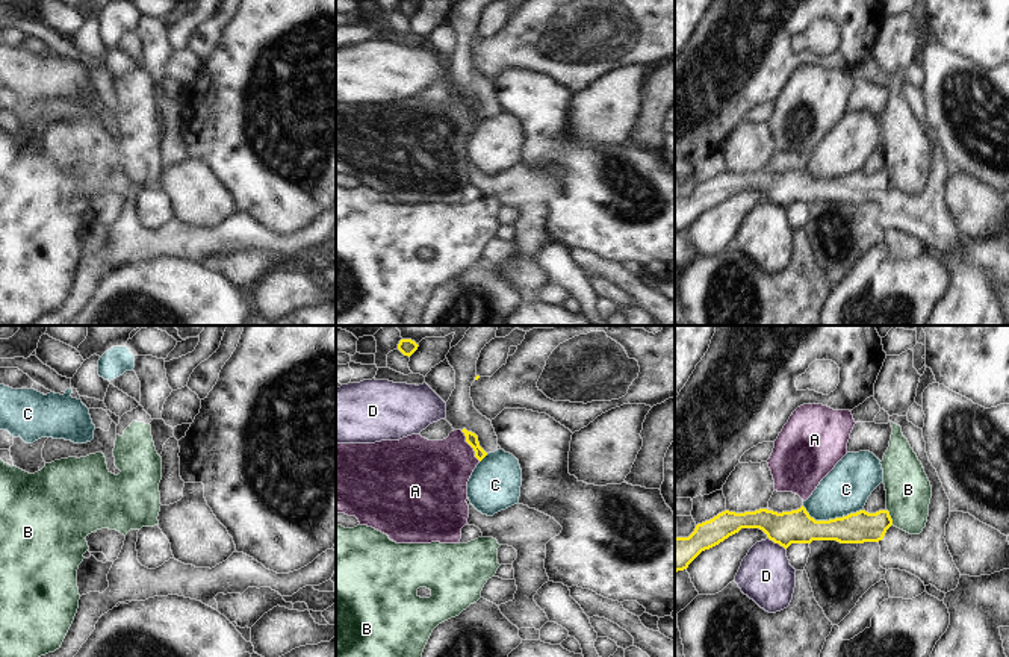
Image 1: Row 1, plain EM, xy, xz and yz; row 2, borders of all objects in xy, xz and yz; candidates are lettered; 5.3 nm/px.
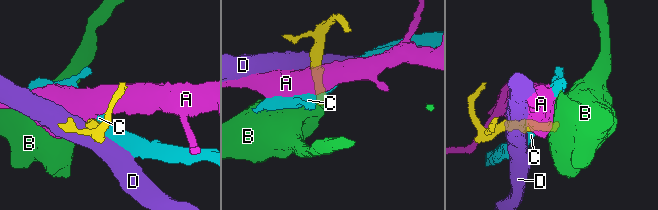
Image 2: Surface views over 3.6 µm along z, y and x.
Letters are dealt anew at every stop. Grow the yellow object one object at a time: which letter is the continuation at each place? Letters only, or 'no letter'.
no letter

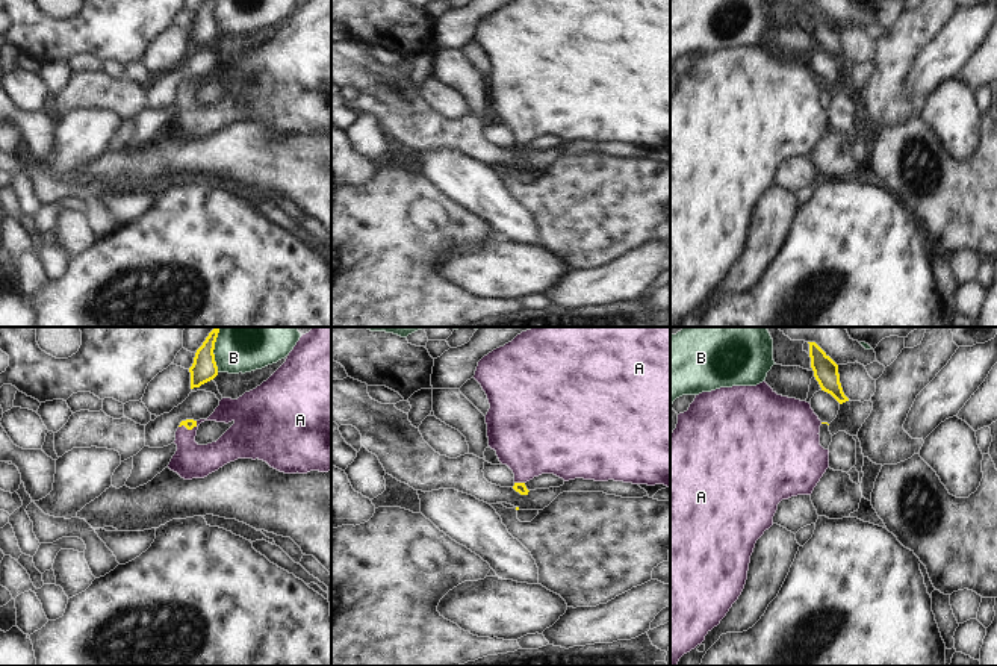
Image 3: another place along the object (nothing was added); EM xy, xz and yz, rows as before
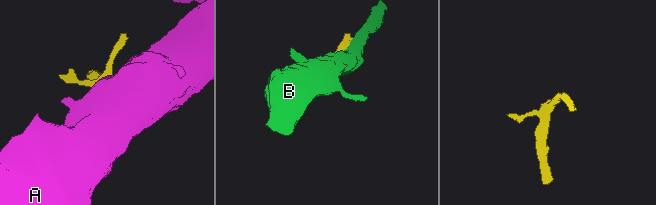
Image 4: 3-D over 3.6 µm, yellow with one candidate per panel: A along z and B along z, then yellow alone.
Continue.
A

